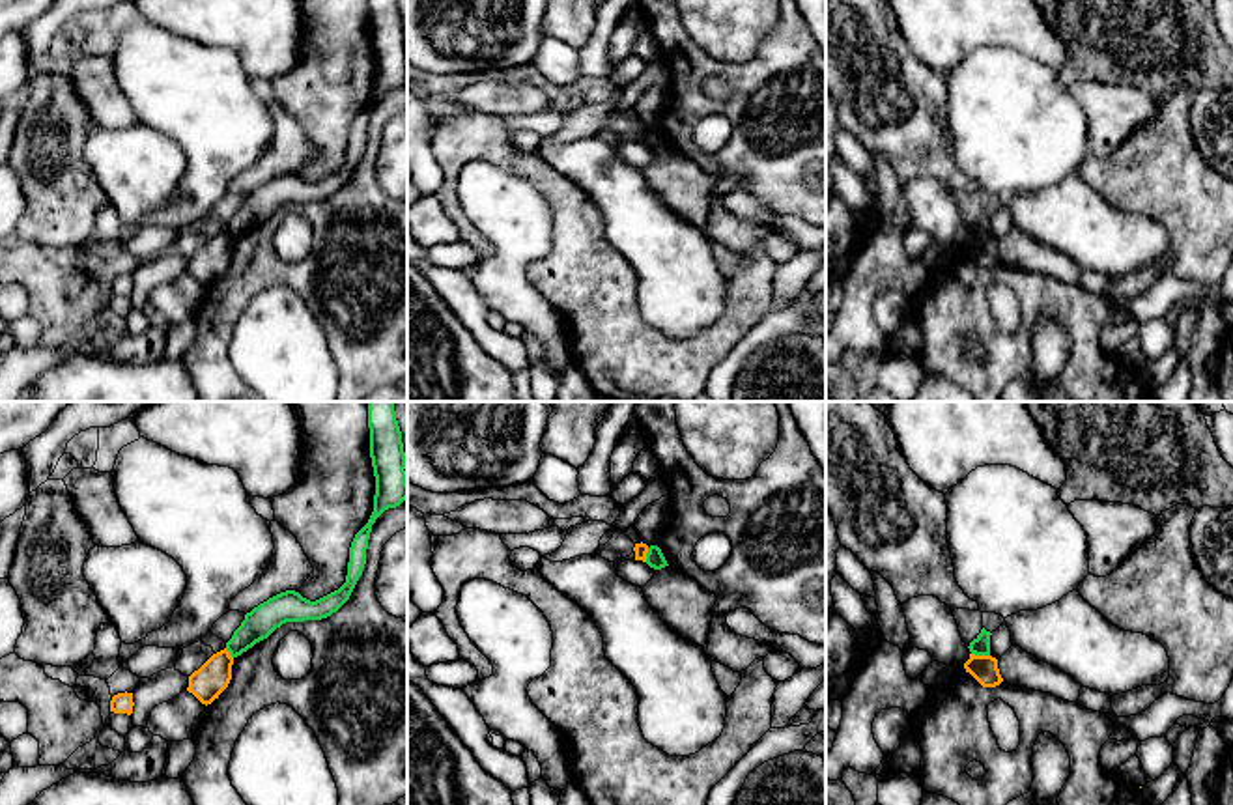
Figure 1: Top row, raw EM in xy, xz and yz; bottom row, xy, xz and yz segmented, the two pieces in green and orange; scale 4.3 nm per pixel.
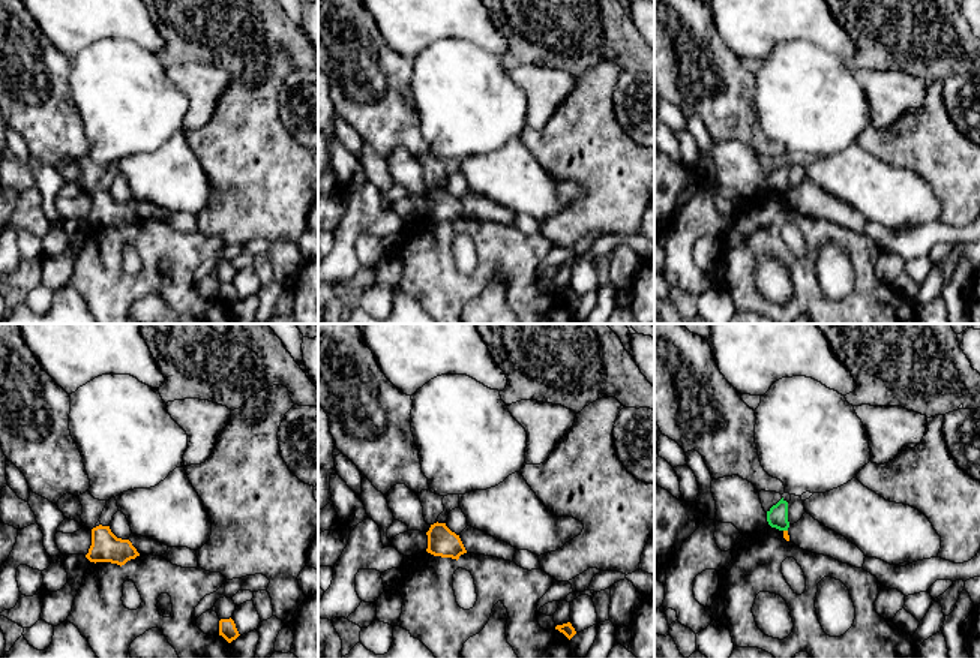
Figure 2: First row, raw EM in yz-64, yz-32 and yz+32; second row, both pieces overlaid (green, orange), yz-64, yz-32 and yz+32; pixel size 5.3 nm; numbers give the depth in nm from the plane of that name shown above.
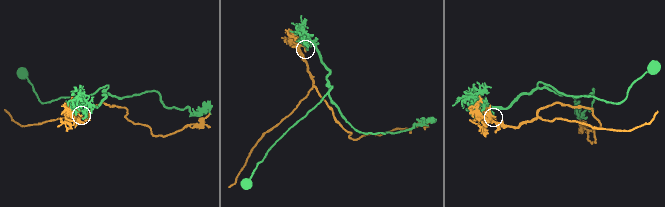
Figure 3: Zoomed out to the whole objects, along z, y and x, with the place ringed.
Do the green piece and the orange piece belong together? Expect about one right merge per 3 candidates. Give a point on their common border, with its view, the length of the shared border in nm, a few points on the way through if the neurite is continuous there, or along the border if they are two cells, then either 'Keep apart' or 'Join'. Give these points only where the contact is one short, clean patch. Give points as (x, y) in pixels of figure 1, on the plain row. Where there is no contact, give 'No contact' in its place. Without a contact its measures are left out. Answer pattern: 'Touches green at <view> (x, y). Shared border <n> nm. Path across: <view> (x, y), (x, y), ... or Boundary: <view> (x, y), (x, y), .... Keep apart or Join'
Touches green at yz (981, 236). Shared border 80 nm. Boundary: yz (972, 234), (989, 238). Keep apart

